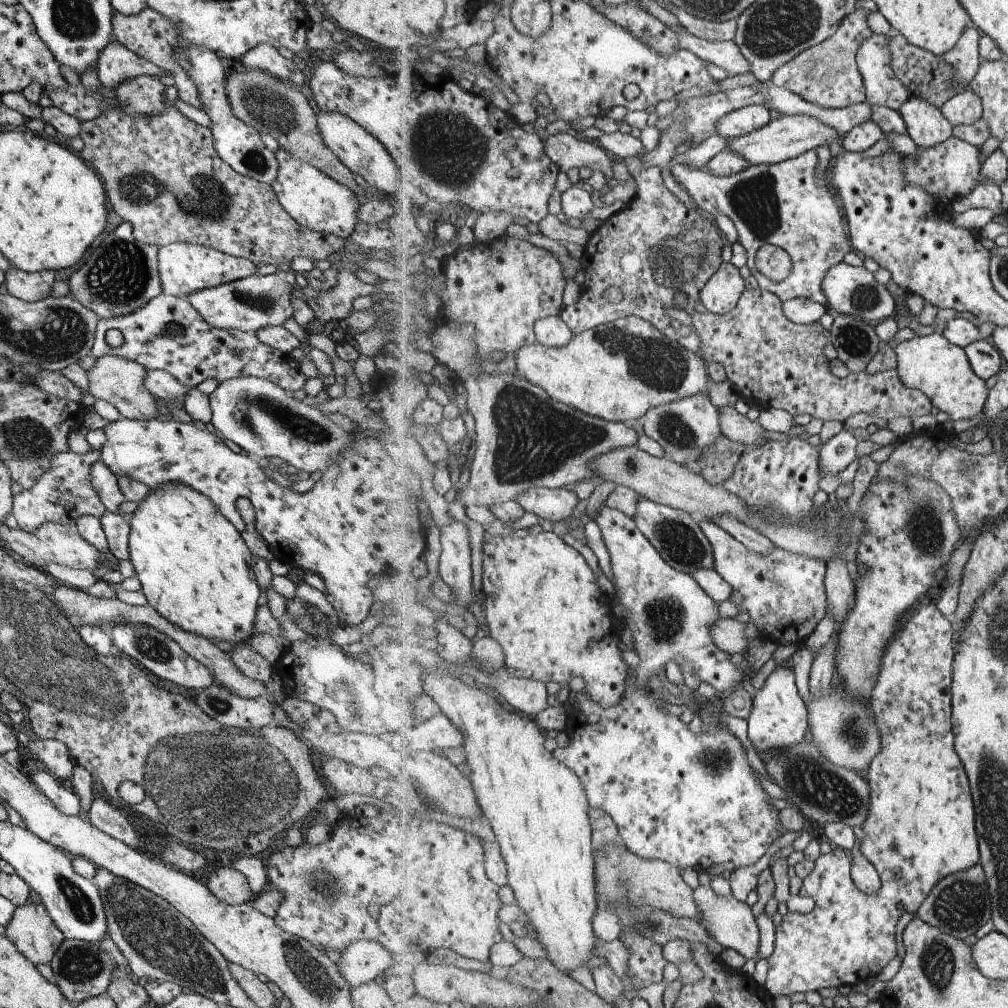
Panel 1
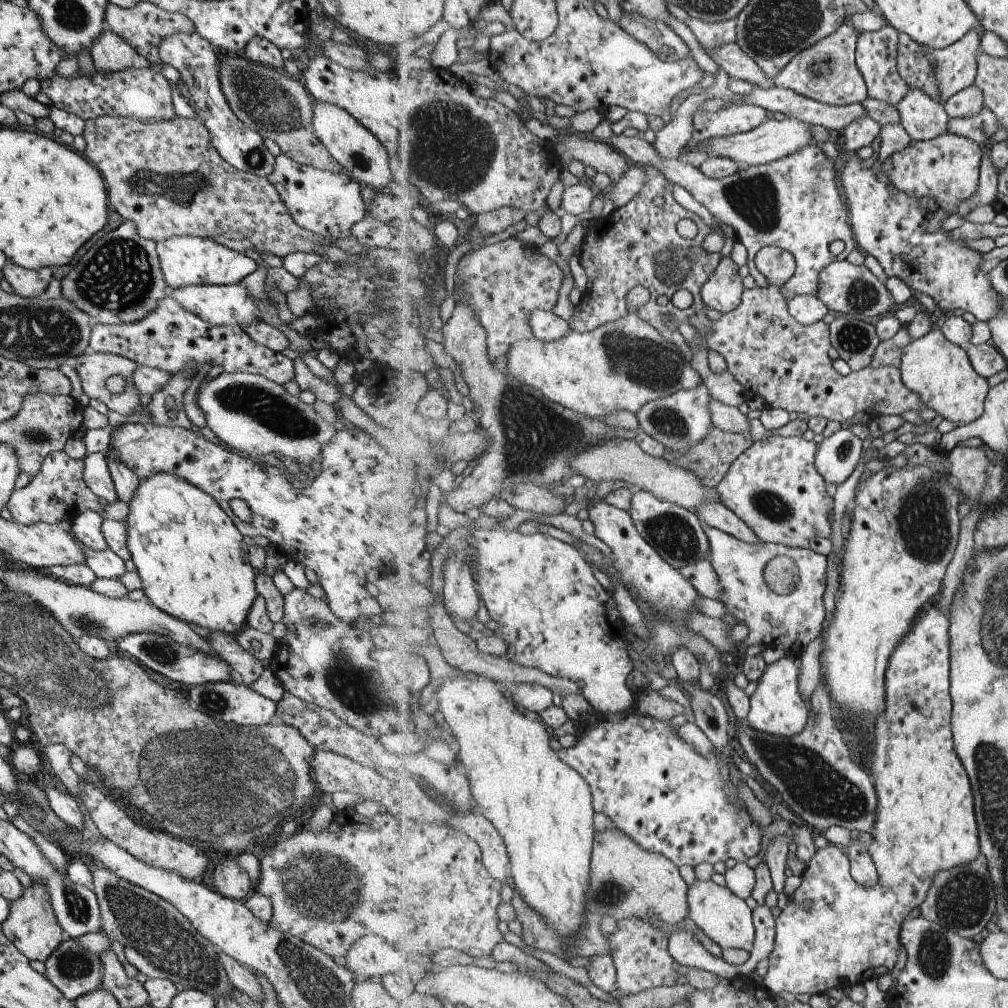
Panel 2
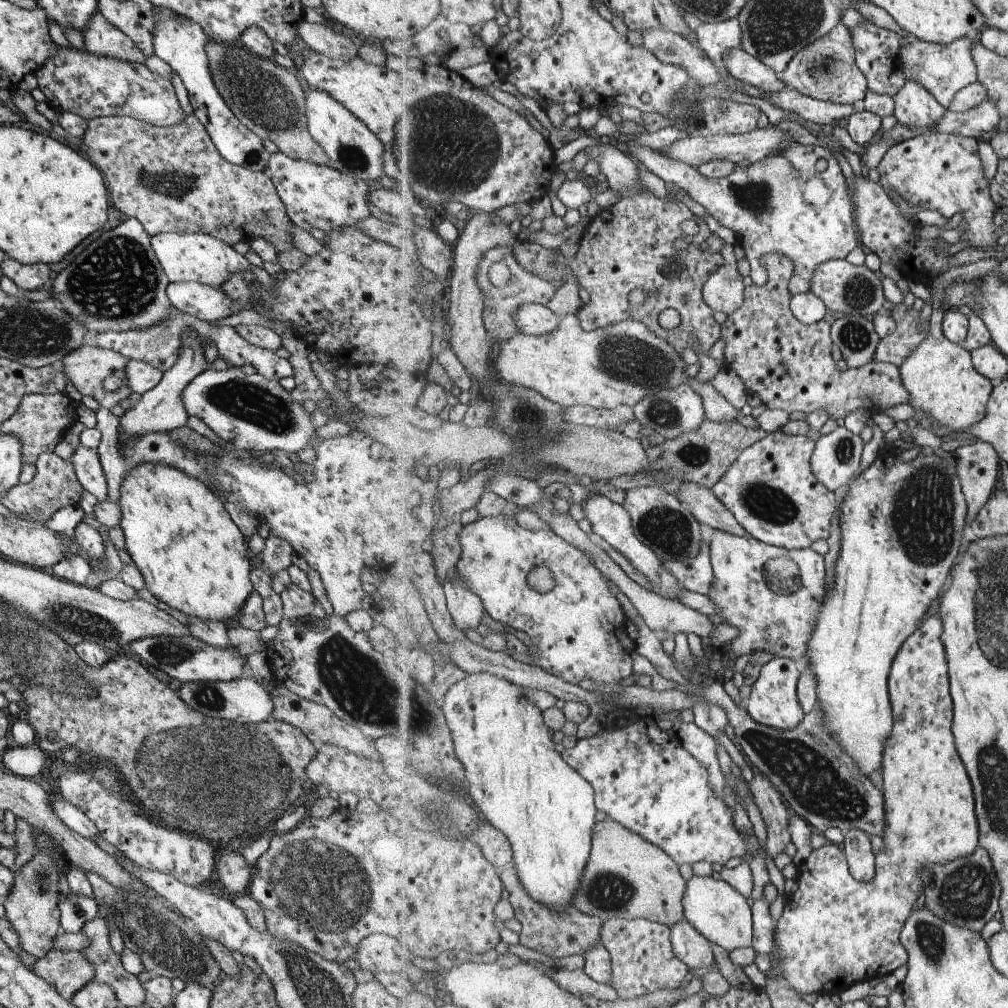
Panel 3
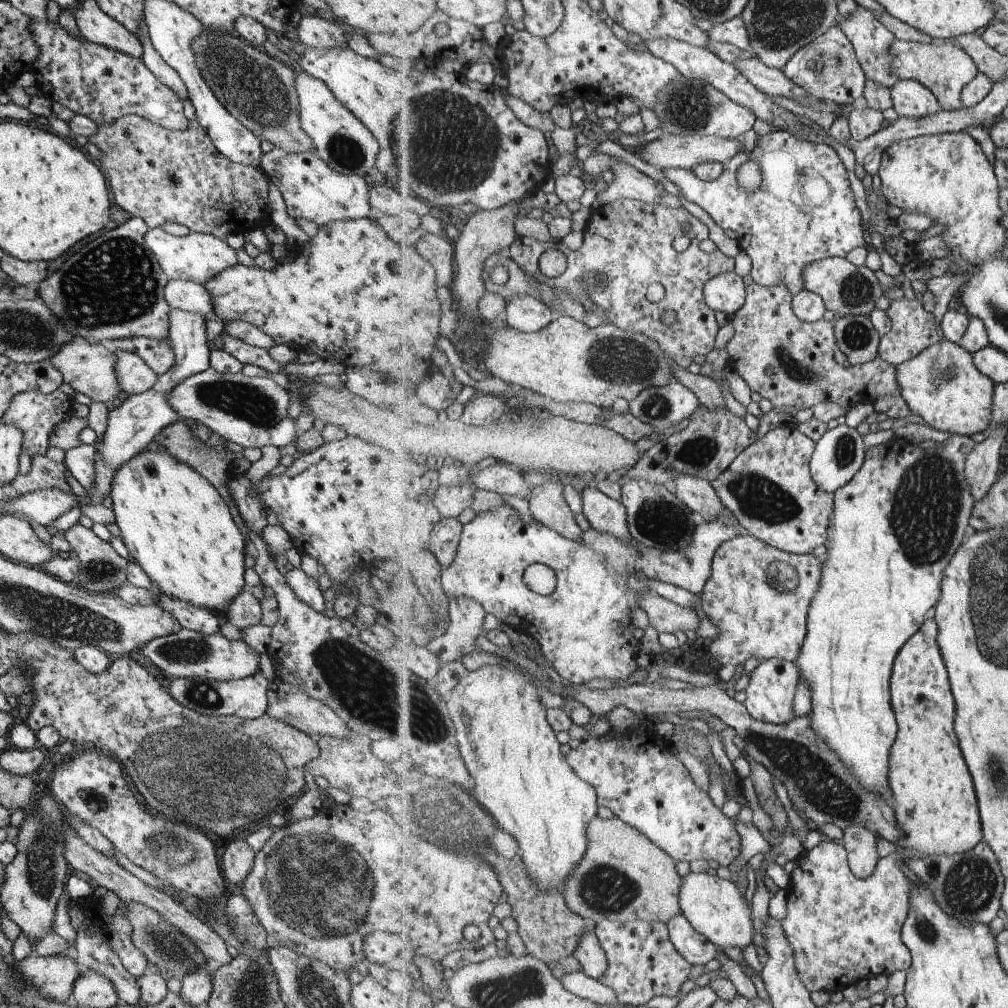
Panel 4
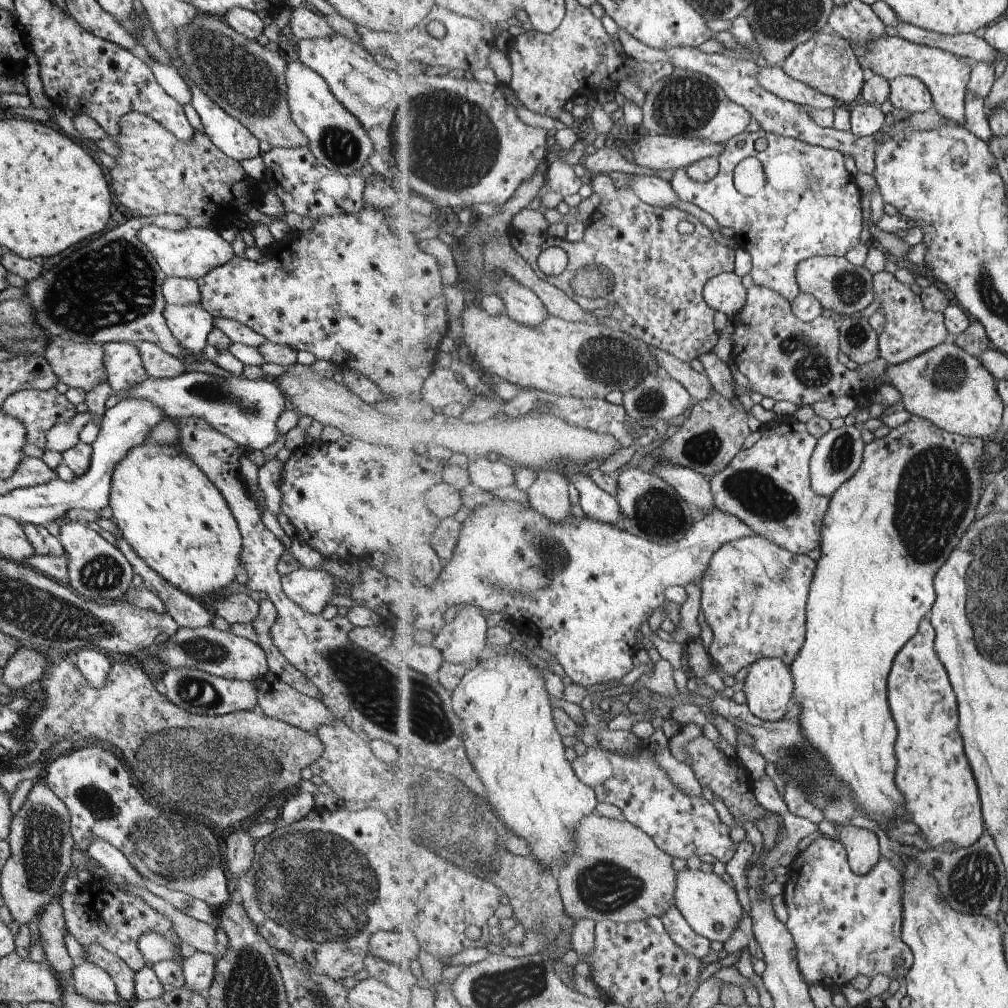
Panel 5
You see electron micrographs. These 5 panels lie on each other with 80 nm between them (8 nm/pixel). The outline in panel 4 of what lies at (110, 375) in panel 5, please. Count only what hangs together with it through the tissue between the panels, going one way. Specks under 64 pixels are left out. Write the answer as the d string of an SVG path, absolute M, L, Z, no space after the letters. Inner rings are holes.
M111 348L115 352L115 378L120 391L135 395L147 391L156 382L156 375L135 355Z

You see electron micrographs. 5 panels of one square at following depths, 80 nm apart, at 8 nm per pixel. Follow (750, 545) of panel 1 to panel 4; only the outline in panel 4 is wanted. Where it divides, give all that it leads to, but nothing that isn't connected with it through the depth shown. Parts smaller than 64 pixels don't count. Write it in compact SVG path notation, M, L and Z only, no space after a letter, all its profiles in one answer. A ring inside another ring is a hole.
M681 474L676 476L674 484L678 498L702 521L715 522L719 518L727 518L730 511L723 506L714 487L707 480L691 474Z

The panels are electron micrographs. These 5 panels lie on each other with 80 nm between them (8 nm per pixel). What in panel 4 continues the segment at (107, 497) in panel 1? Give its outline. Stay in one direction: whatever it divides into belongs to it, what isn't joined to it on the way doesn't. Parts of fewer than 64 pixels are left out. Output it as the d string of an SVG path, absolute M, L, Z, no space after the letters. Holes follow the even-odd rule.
M79 444L65 451L64 464L67 471L83 488L91 488L95 474L95 450L92 445Z

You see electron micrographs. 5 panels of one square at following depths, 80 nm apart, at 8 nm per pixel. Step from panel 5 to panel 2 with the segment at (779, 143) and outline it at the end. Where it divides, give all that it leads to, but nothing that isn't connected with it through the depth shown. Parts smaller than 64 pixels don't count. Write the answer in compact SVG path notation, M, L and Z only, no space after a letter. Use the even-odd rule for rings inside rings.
M620 134L610 136L607 142L619 154L634 163L653 166L663 172L668 183L687 190L707 208L717 223L731 226L736 240L741 242L748 252L747 265L758 287L765 288L770 285L769 280L756 266L759 250L774 245L791 252L796 259L796 272L781 288L781 294L788 302L799 296L816 295L819 292L819 280L823 270L831 265L831 262L845 261L845 258L857 249L854 230L849 224L849 208L835 178L835 164L819 145L807 146L771 164L742 167L740 172L732 176L717 179L705 175L699 167L685 164L677 158L661 158L645 138L628 138ZM837 240L845 244L845 249L835 256L829 246Z

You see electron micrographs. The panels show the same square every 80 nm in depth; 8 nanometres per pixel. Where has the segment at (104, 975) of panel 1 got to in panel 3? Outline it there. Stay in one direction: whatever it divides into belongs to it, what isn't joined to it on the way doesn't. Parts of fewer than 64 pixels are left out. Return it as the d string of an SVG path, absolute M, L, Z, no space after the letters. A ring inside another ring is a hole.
M49 950L36 959L30 971L48 982L66 1001L94 976L90 962L79 951Z

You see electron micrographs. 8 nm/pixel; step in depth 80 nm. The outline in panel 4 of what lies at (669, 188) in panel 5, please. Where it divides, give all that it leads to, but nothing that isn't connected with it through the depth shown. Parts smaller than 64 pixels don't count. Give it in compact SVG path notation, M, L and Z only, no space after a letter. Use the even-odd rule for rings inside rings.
M613 156L617 164L613 164L609 170L613 172L613 177L607 188L596 194L596 199L601 206L616 202L623 198L627 200L638 199L648 204L660 202L663 188L649 176L635 170L631 164Z

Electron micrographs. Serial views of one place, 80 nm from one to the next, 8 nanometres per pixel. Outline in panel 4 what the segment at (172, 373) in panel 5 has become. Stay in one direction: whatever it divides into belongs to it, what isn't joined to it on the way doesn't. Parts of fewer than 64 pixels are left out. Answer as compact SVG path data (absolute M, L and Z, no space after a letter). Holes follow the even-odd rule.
M135 336L135 338L117 338L105 342L110 348L119 348L129 354L135 354L156 377L164 374L173 366L175 358L168 338L144 338Z

